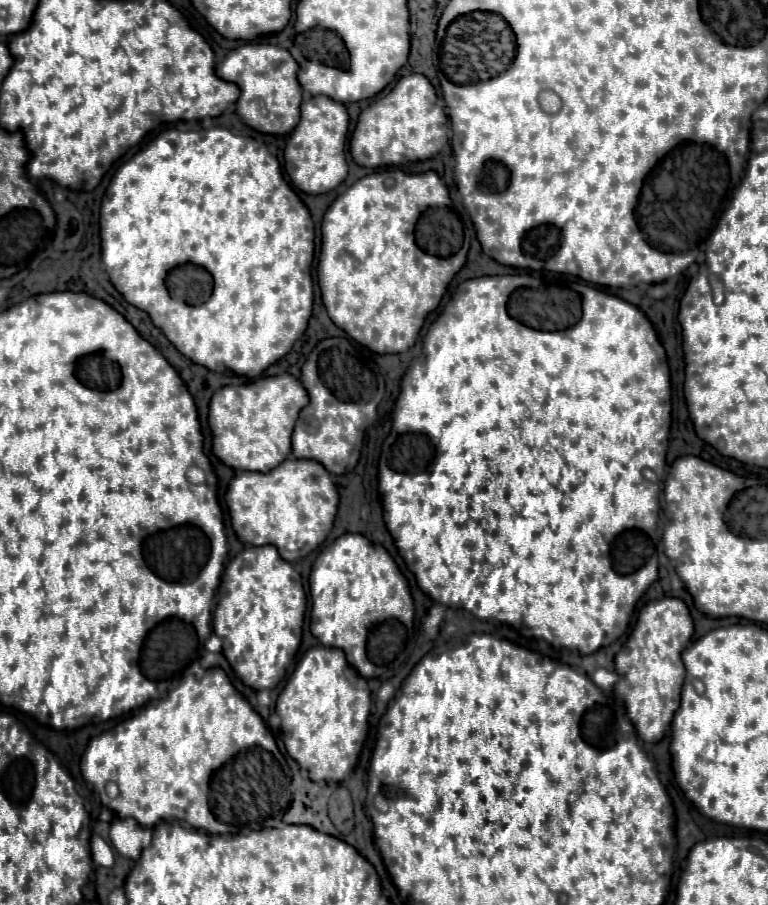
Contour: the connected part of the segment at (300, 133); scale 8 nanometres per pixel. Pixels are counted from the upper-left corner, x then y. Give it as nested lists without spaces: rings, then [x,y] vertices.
[[[312,96],[302,102],[302,116],[294,128],[286,150],[284,150],[284,168],[292,184],[306,194],[322,194],[336,188],[348,174],[346,164],[346,136],[348,136],[350,116],[344,104],[334,102],[326,96]]]

